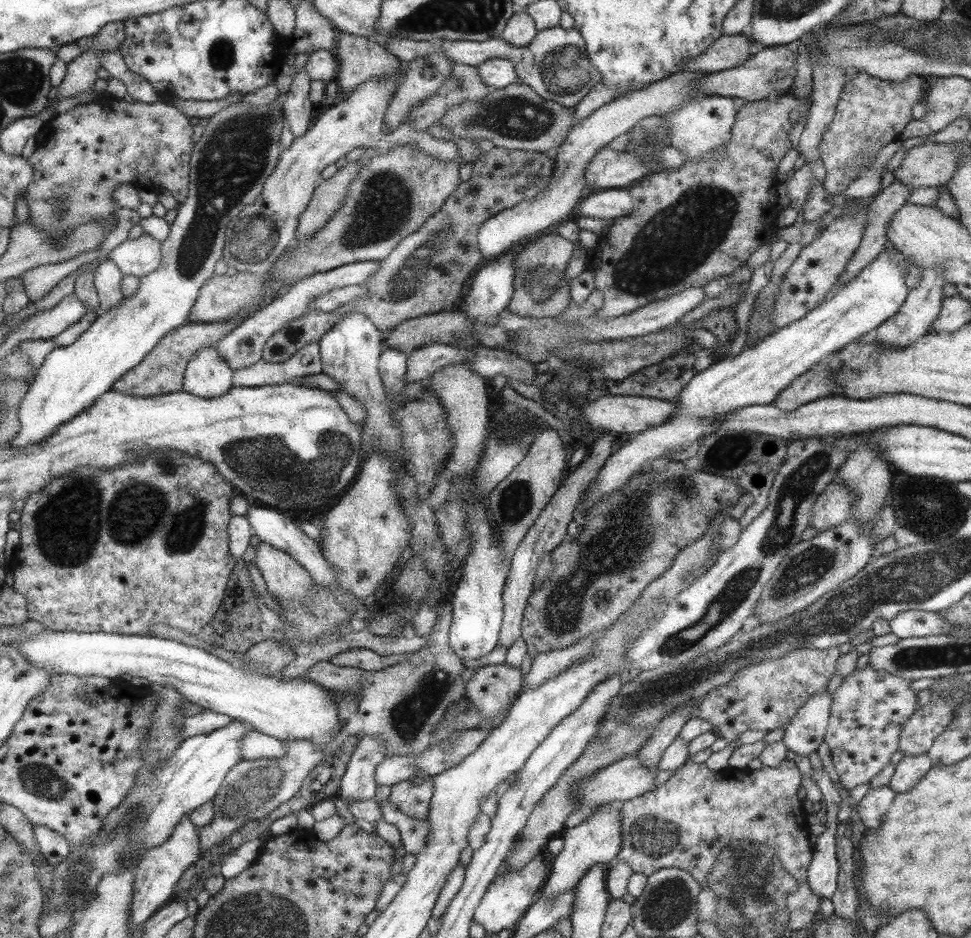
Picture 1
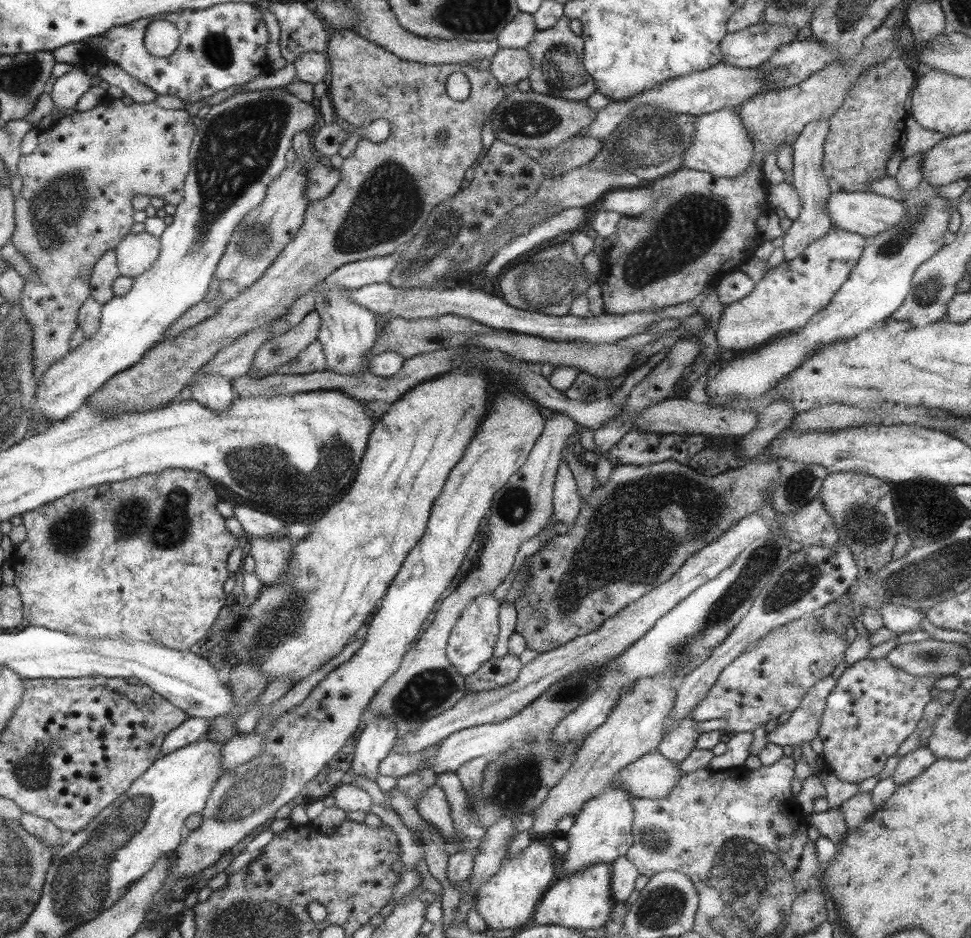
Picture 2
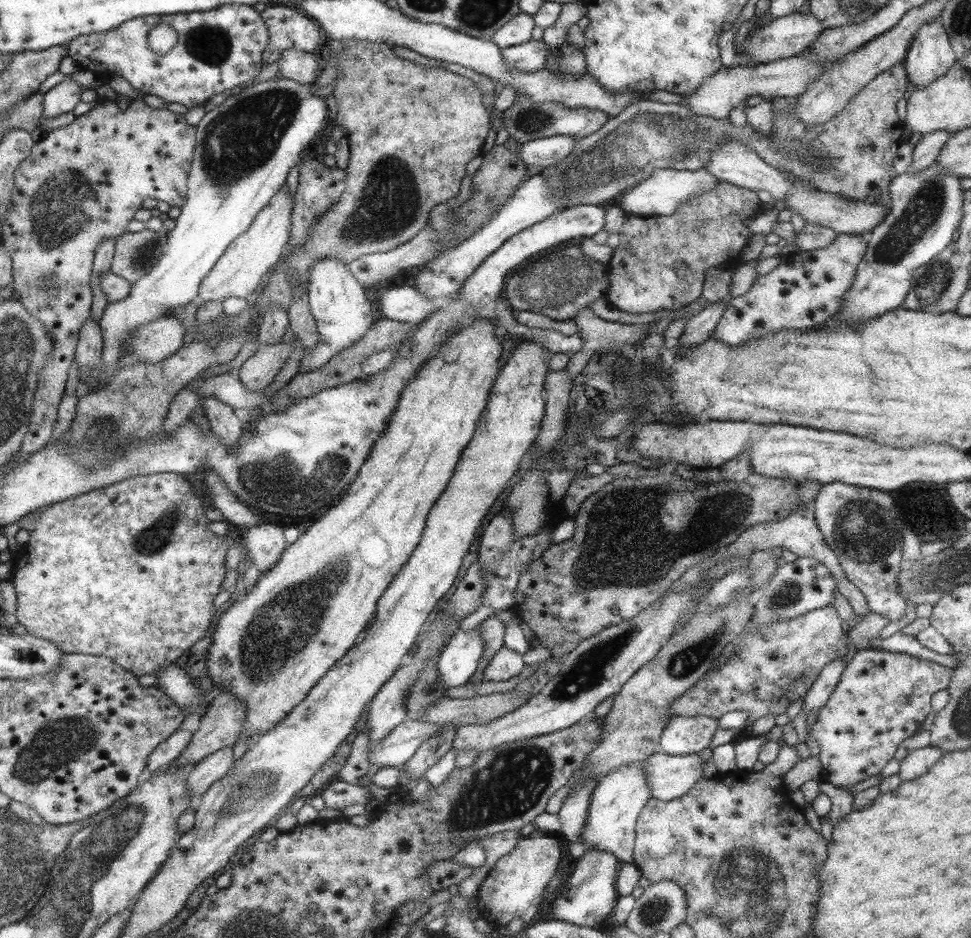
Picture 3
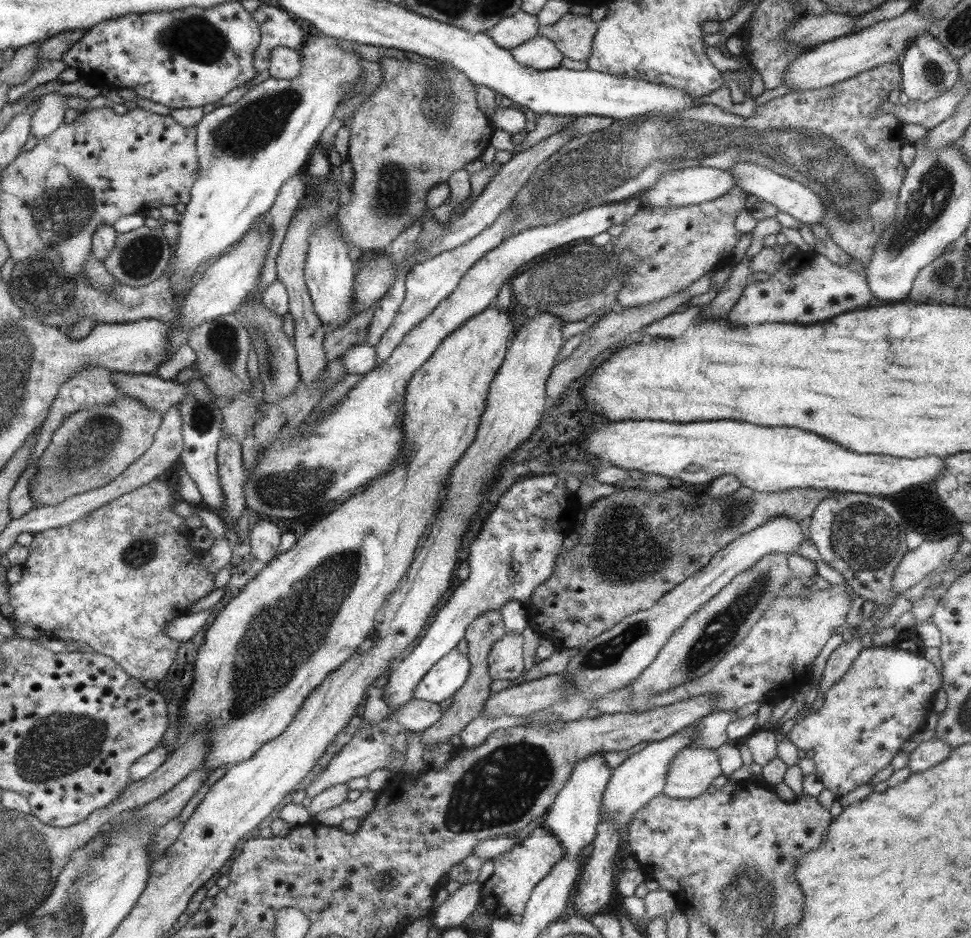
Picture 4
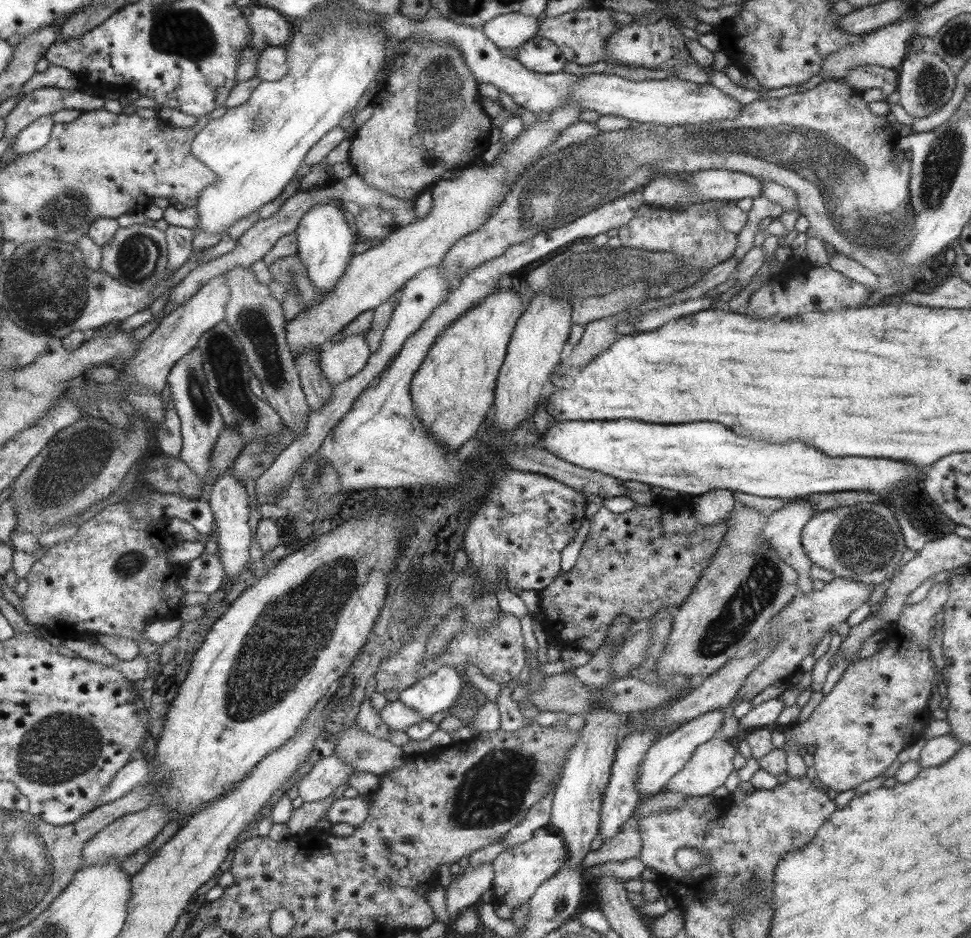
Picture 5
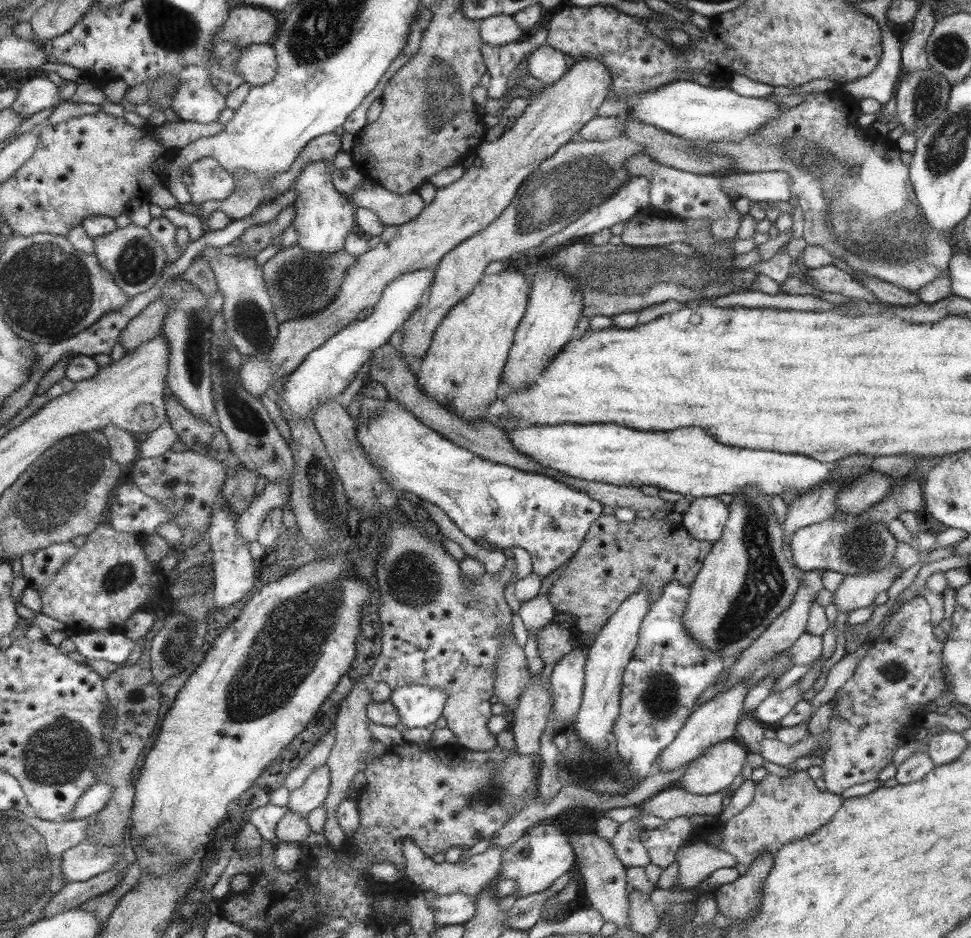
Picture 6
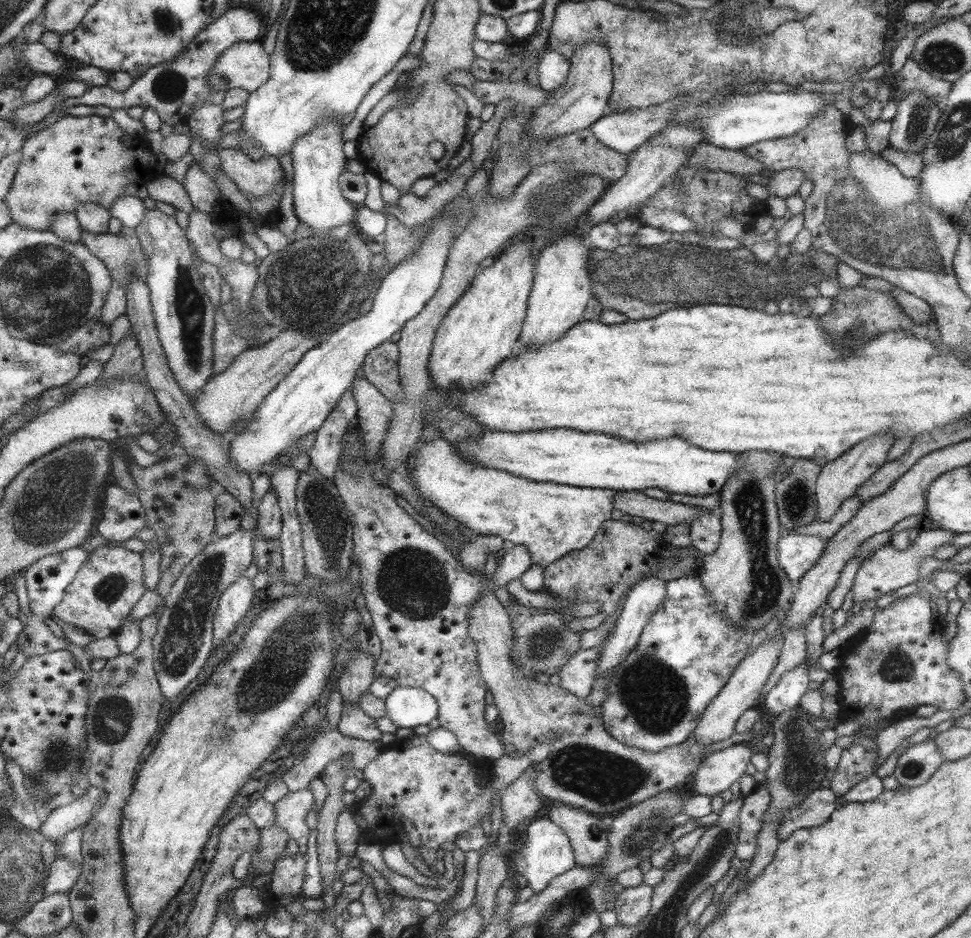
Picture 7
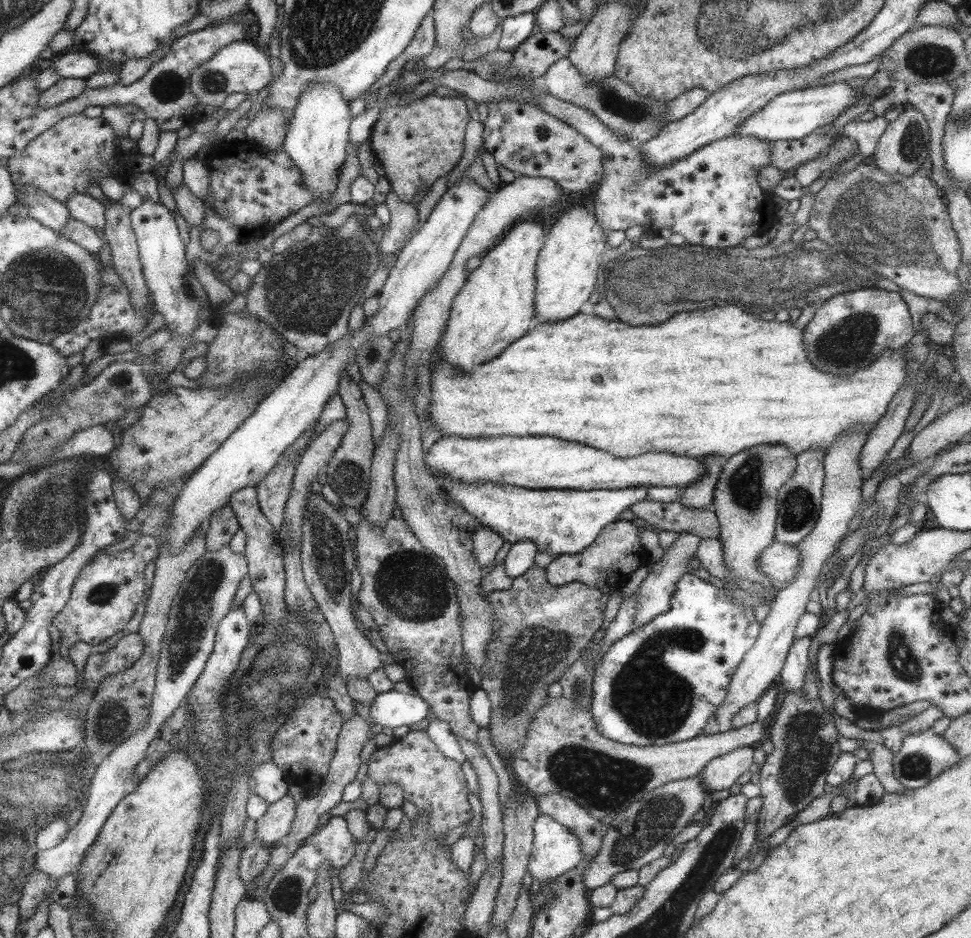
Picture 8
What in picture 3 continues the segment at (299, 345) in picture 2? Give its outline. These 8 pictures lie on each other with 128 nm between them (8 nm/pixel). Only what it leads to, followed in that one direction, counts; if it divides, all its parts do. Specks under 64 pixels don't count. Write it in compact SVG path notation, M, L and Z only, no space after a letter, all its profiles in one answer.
M293 341L258 346L253 355L233 373L247 391L263 391L293 352Z

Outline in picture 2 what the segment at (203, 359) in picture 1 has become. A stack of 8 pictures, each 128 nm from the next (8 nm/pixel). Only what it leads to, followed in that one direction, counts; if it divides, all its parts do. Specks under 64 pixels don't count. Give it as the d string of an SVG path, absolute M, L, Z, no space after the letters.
M203 375L191 387L191 398L214 413L221 413L237 399L231 379L223 375Z

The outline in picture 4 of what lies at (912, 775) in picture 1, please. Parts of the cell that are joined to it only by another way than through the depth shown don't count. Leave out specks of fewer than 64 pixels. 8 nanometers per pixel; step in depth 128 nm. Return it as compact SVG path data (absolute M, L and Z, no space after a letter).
M934 737L918 744L909 752L906 767L913 772L923 772L944 762L952 752L952 746Z

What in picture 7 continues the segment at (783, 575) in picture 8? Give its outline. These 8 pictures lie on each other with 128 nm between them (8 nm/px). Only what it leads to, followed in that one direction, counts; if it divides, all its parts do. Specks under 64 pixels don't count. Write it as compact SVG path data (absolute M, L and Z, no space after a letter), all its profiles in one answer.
M781 533L779 542L780 567L789 580L796 584L823 554L826 540L817 536L801 536L799 534Z

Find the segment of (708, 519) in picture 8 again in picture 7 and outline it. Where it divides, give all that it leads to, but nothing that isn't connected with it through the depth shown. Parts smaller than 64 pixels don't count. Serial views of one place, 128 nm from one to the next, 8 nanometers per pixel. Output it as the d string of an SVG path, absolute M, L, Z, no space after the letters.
M617 491L613 506L631 517L637 516L643 521L663 523L669 527L679 523L690 525L698 514L697 508L693 506L676 504L669 499L655 500L639 491Z

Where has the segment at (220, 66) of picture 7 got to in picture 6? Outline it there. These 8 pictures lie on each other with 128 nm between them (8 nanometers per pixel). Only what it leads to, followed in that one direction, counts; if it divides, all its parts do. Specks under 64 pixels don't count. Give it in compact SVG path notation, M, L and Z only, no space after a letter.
M253 44L239 52L233 69L243 77L243 82L261 86L273 80L277 72L276 54L271 44Z

